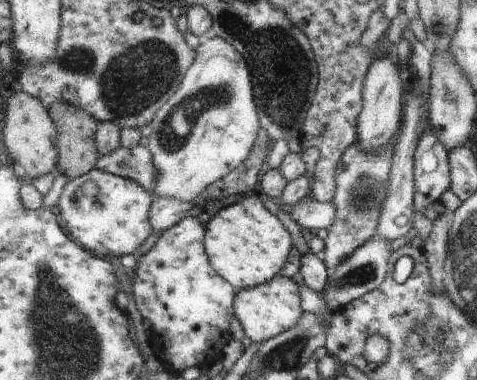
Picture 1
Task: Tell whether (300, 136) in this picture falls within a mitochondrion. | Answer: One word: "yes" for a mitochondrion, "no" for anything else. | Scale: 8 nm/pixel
no

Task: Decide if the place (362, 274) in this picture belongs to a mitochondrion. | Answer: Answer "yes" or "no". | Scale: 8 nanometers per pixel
yes

